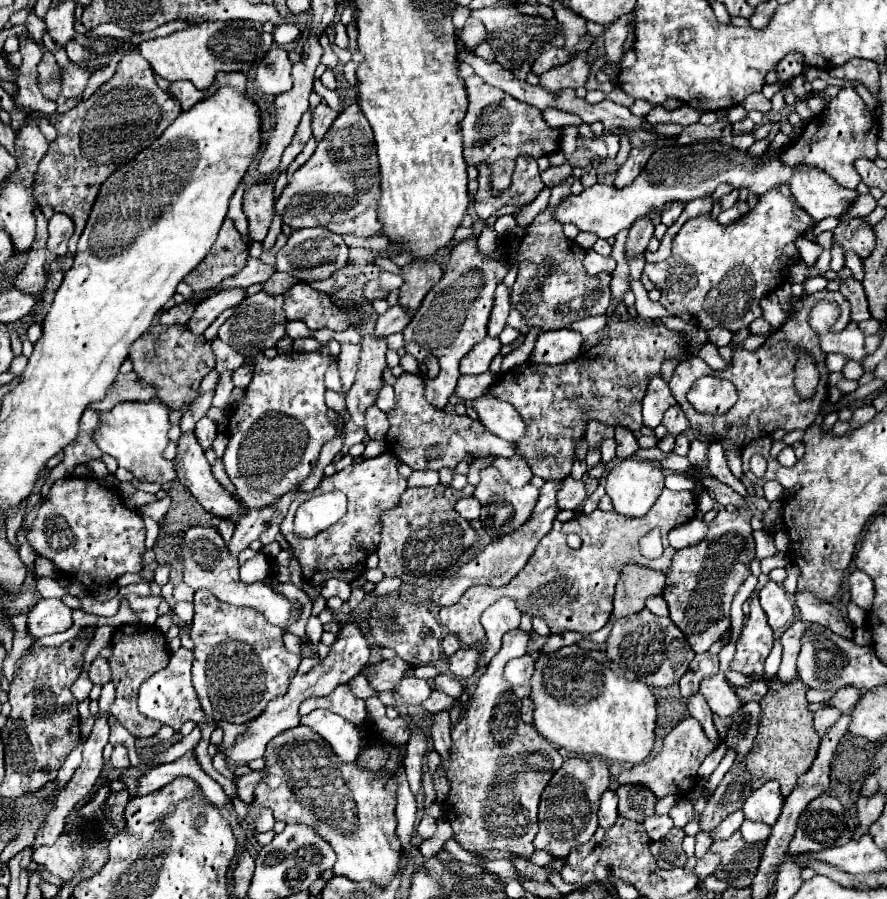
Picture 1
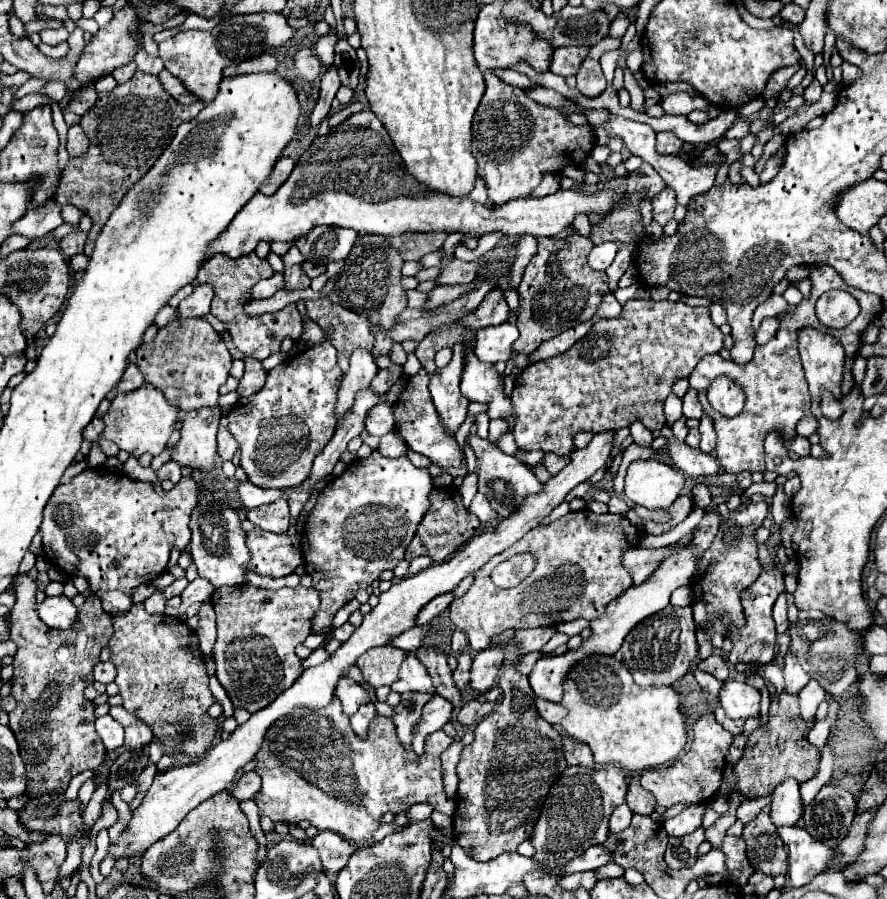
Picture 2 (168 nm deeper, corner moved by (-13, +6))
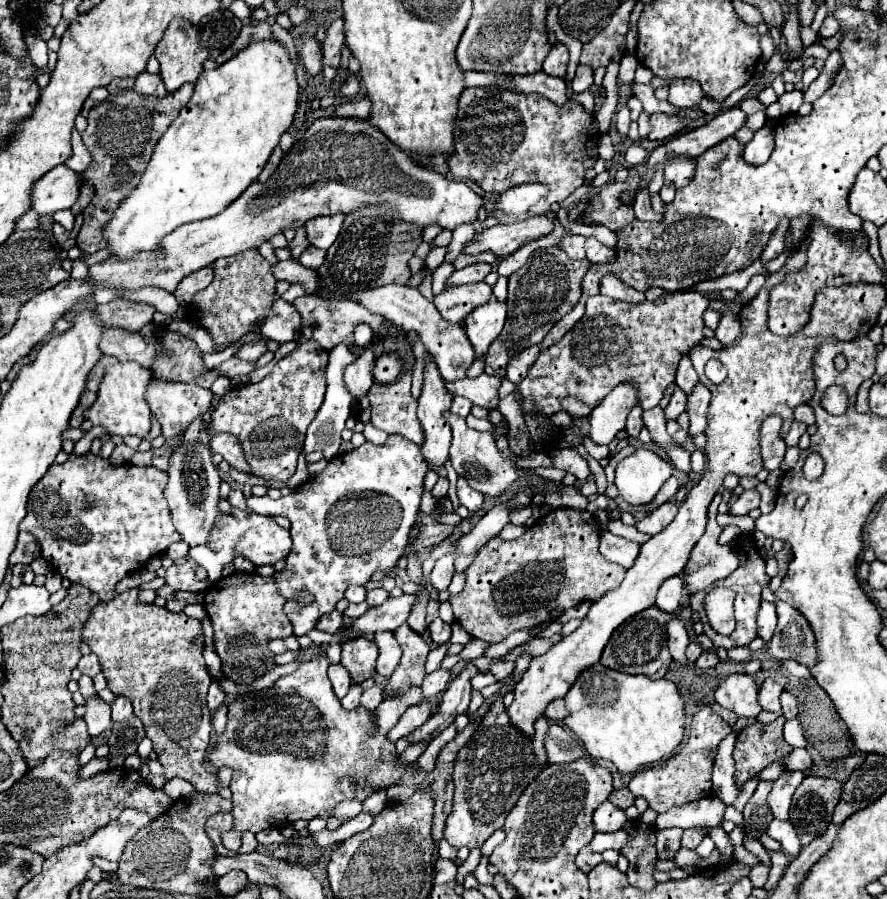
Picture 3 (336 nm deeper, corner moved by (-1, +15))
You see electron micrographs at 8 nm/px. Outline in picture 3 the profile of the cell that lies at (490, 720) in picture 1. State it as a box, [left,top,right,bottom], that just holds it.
[445,701,537,847]

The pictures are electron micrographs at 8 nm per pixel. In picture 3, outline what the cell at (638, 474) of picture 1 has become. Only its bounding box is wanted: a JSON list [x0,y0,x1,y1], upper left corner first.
[615,447,673,505]

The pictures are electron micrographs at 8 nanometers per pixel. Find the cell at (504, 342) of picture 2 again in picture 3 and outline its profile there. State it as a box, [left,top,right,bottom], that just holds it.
[465,295,507,357]

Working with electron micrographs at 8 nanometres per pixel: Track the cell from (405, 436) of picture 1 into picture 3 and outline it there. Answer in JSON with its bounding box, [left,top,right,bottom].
[369,371,423,445]

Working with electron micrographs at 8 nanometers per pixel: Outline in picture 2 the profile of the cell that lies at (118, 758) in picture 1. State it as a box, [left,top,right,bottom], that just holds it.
[125,720,153,750]

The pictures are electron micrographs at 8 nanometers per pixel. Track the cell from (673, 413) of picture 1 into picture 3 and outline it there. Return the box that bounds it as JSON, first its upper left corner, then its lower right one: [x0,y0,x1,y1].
[675,353,697,393]

